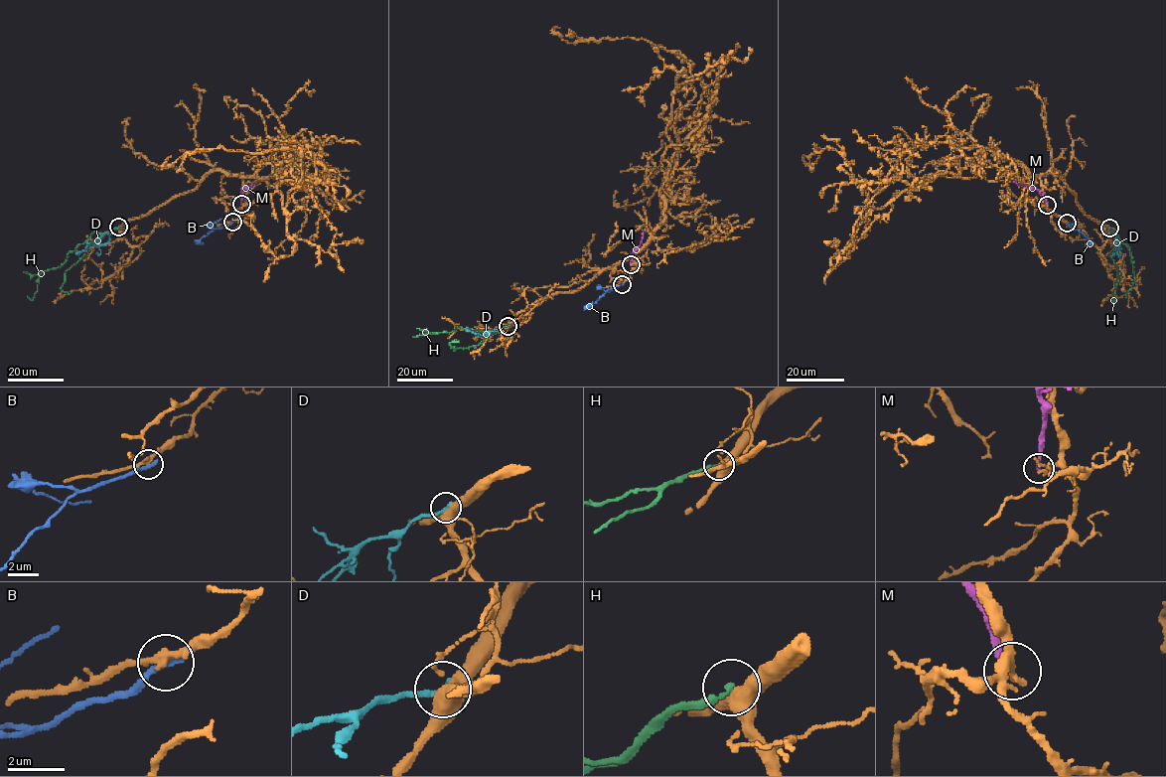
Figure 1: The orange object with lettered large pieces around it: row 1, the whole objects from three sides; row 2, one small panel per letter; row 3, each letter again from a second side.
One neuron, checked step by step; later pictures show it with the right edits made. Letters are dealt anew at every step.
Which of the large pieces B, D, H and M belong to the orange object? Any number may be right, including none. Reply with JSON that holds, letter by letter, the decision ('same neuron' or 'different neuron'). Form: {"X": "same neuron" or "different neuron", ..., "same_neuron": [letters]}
{"B": "different neuron", "D": "different neuron", "H": "different neuron", "M": "different neuron", "same_neuron": []}

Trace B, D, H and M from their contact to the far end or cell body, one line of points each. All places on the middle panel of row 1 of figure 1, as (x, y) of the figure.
B: (622, 283), (608, 289), (584, 310)
D: (509, 325), (482, 335), (464, 329)
H: (508, 326), (486, 333), (459, 327), (449, 332), (437, 333), (417, 329)
M: (631, 264), (631, 254), (640, 245), (643, 232)

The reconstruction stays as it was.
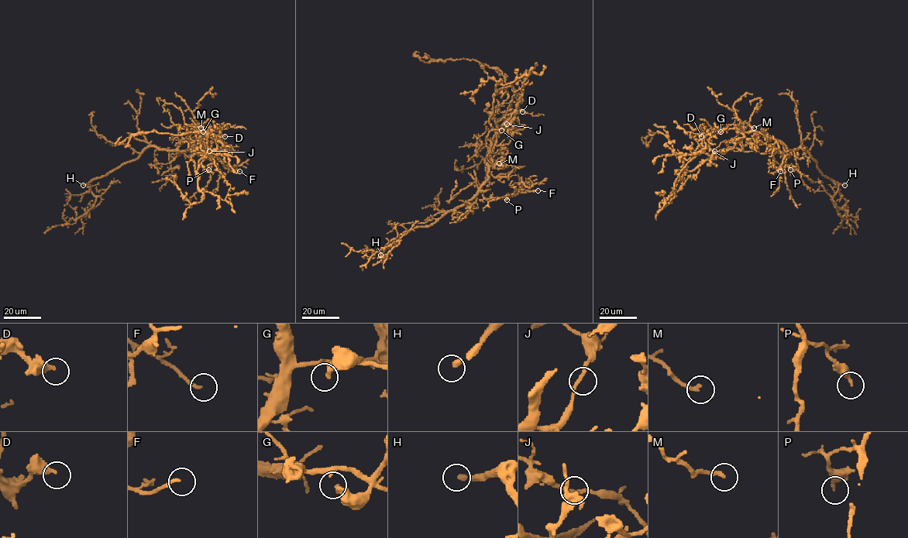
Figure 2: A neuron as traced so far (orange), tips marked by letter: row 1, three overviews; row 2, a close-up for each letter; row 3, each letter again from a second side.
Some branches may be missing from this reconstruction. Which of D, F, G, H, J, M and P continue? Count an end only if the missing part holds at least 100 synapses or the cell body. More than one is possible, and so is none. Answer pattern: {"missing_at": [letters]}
{"missing_at": ["H"]}

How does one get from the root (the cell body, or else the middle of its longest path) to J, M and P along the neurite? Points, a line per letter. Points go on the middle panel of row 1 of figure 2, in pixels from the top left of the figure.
J: (486, 171), (491, 159), (488, 133), (493, 129), (503, 128), (507, 124)
M: (486, 171), (486, 159), (492, 159), (499, 163)
P: (486, 171), (490, 166), (488, 179), (479, 189), (483, 196), (485, 198), (503, 198), (510, 195), (507, 200)

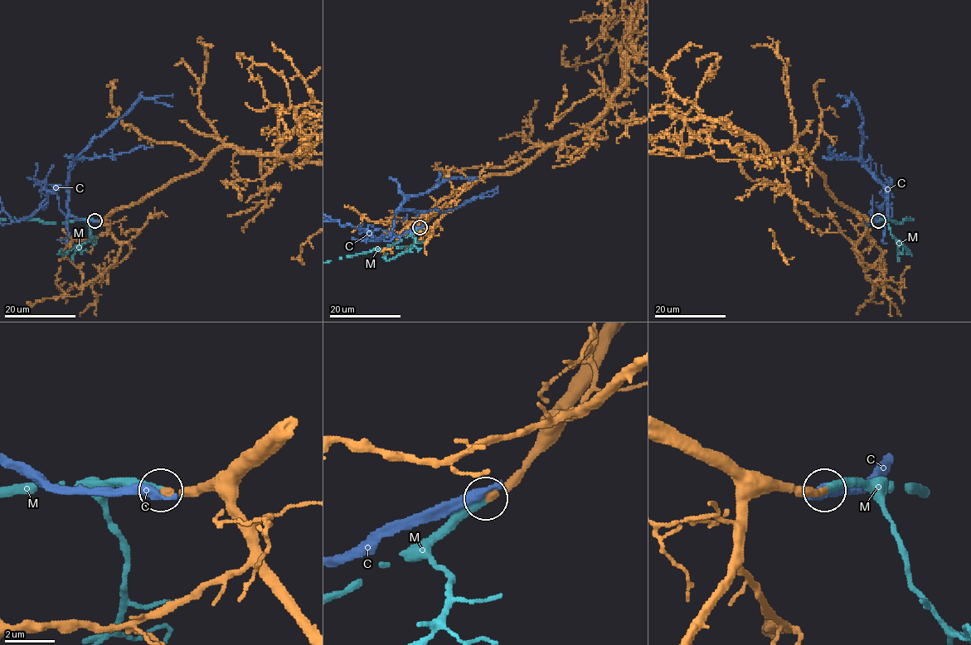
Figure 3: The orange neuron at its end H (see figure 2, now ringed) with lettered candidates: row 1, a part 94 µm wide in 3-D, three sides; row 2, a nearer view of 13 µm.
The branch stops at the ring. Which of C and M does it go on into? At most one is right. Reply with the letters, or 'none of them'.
M

